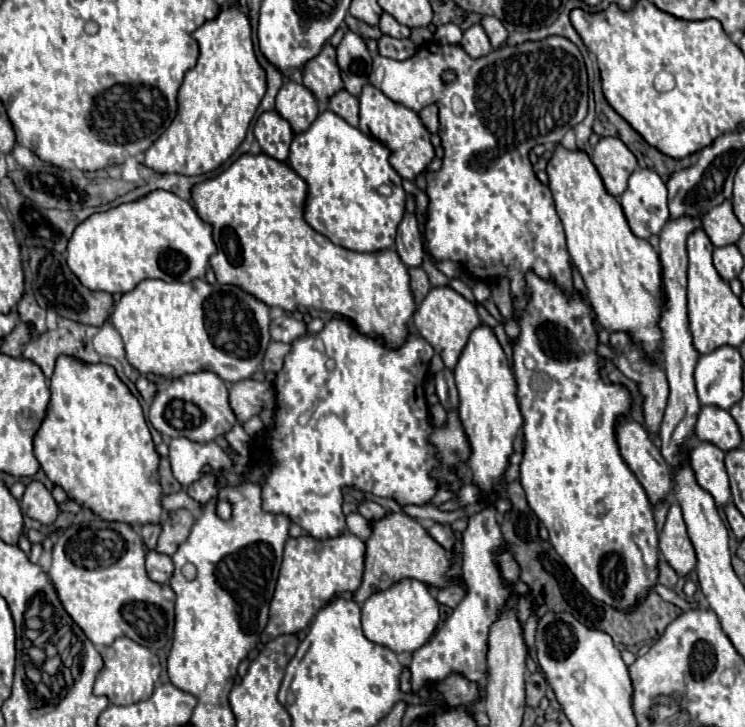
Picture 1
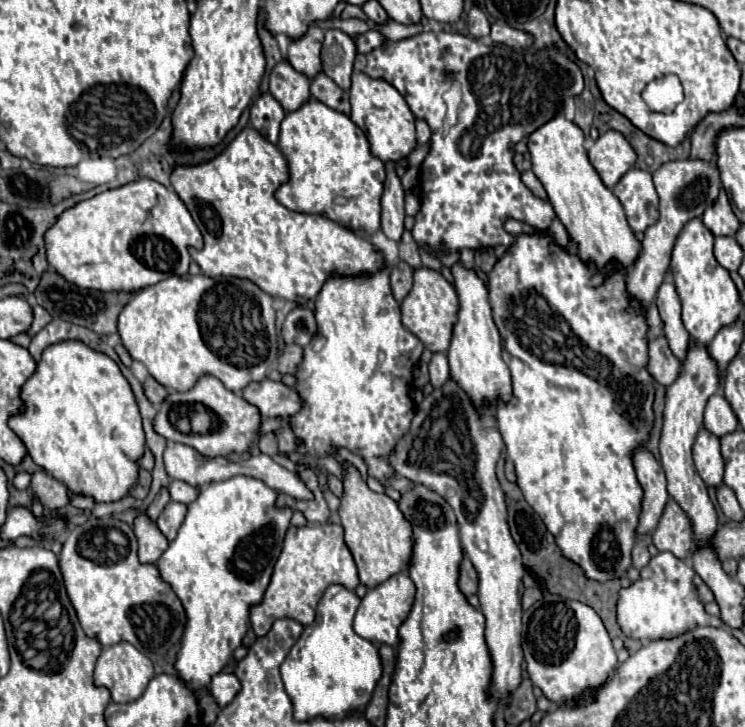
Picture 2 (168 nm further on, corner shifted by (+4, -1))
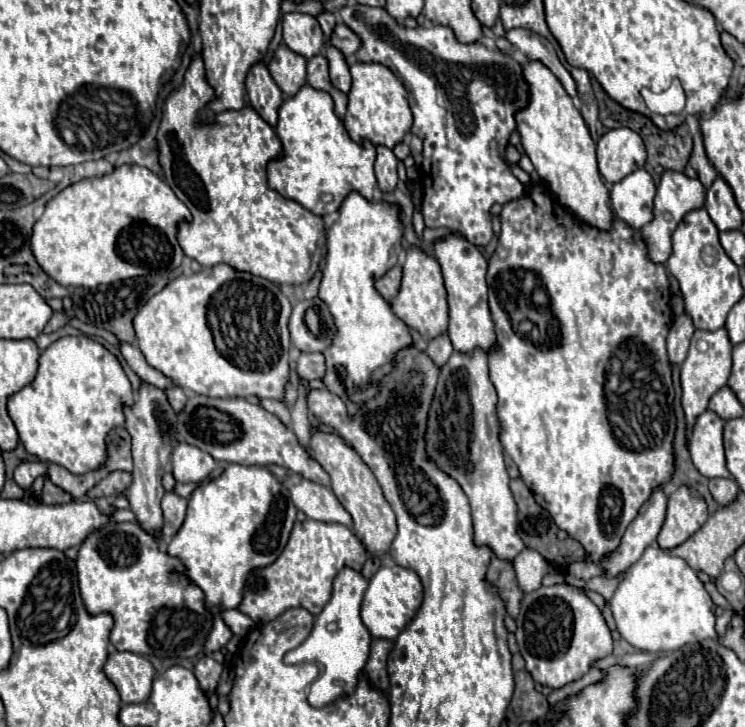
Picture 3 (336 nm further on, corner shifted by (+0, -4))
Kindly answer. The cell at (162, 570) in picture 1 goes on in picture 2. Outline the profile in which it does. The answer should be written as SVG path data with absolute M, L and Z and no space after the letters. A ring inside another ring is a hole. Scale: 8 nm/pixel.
M137 513L133 521L133 531L139 541L139 559L141 563L157 563L161 553L167 549L169 541L157 529L157 525L147 517L147 513Z

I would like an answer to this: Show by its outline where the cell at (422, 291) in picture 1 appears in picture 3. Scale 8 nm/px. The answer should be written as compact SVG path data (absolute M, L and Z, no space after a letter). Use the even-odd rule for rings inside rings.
M393 266L377 284L375 284L375 288L377 288L377 292L385 298L385 300L393 300L393 296L397 296L397 292L399 292L399 286L401 286L401 276L403 276L403 272L401 272L401 266Z

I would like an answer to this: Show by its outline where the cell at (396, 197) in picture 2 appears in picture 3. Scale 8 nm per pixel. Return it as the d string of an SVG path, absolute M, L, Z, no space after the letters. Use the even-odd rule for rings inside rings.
M377 146L377 162L375 162L375 174L379 188L383 192L393 192L397 188L397 158L393 150L385 146Z

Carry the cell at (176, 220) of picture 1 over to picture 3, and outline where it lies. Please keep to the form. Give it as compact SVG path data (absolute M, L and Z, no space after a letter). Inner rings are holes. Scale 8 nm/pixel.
M123 164L107 176L81 180L59 192L45 206L43 216L33 226L31 250L45 274L67 288L95 288L99 284L113 284L117 280L145 276L145 272L171 274L181 266L185 256L177 242L177 228L183 220L191 220L189 208L157 174L143 166Z

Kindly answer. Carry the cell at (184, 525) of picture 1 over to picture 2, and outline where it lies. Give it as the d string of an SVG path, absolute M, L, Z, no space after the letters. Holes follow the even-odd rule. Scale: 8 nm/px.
M169 501L167 507L163 509L163 513L159 515L157 519L157 527L161 529L161 533L173 541L173 537L177 535L183 519L185 519L185 513L187 513L187 505L183 503L177 503L177 501Z

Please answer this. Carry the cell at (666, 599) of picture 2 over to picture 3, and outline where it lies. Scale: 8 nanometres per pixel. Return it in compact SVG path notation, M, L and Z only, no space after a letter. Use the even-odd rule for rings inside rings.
M647 548L645 554L627 570L611 602L619 634L637 650L671 652L685 644L717 638L713 602L697 574L683 558L661 548Z

